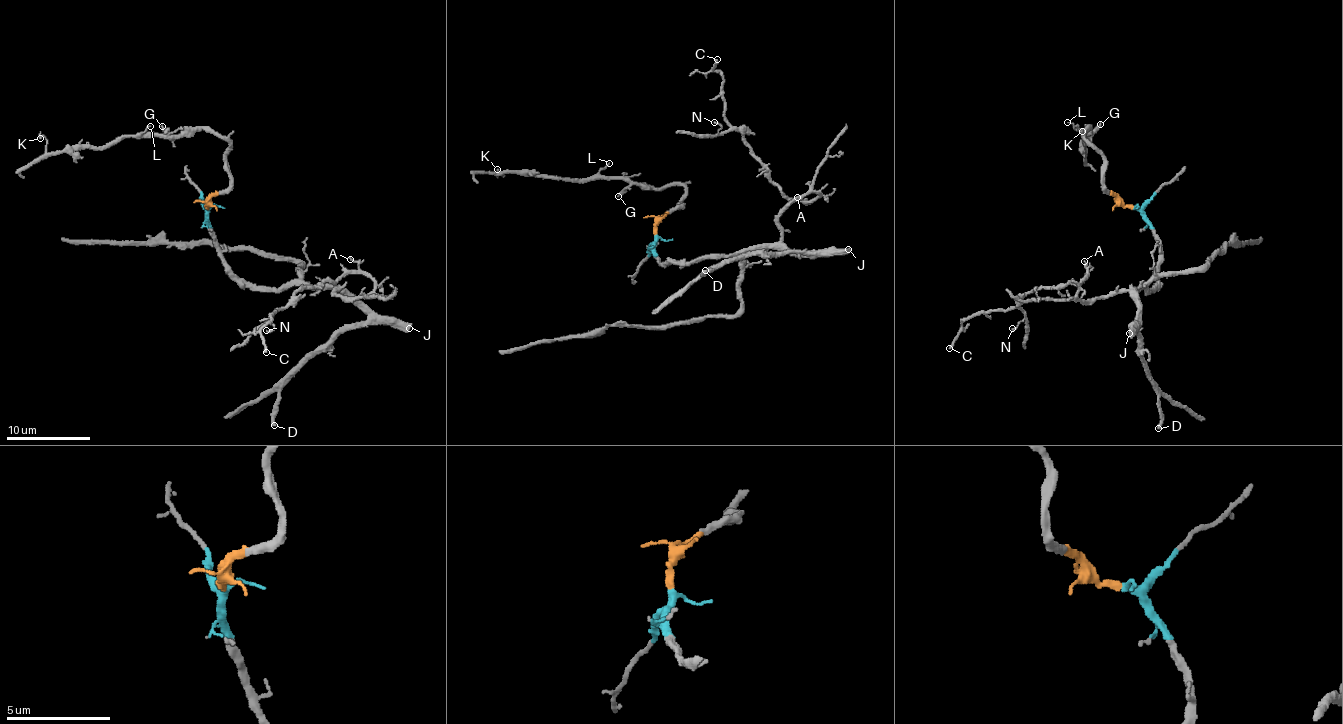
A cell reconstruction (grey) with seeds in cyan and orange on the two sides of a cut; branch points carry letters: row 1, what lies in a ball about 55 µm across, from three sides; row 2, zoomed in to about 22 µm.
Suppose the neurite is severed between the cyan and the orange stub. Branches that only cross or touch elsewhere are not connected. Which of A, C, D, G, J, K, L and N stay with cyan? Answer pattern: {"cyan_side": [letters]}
{"cyan_side": ["A", "C", "D", "J", "N"]}

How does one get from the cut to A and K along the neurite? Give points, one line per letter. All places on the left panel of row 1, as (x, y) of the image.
A: (208, 206), (222, 264), (262, 288), (330, 286), (350, 298), (368, 294), (374, 283), (350, 258)
K: (208, 206), (229, 186), (230, 145), (207, 130), (118, 136), (101, 147), (49, 153), (40, 139)

